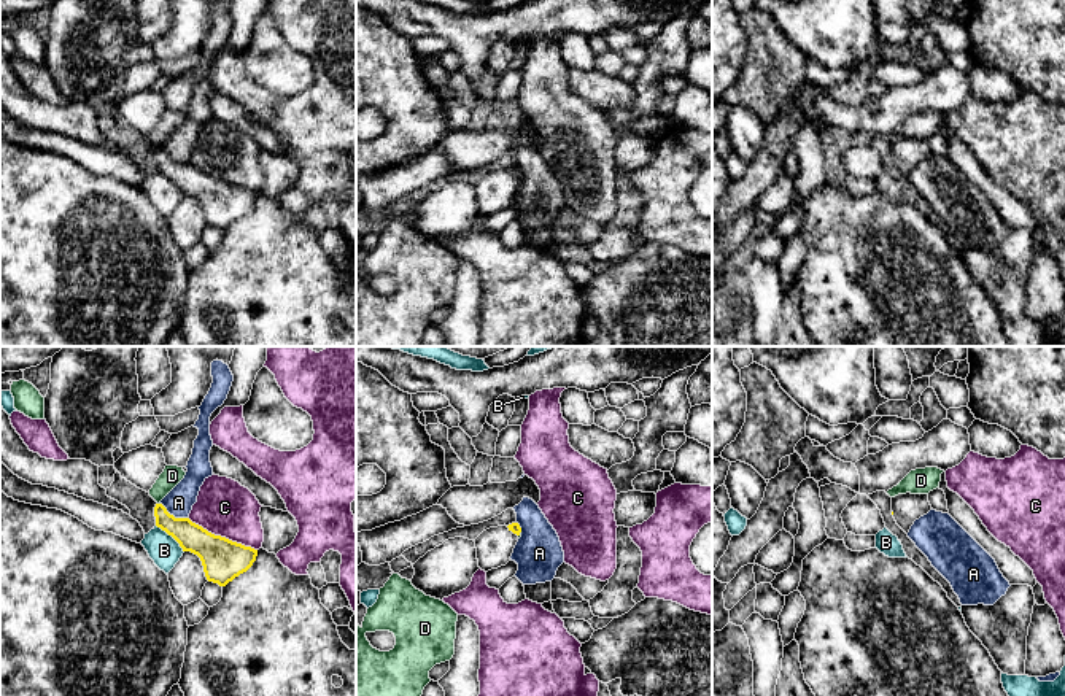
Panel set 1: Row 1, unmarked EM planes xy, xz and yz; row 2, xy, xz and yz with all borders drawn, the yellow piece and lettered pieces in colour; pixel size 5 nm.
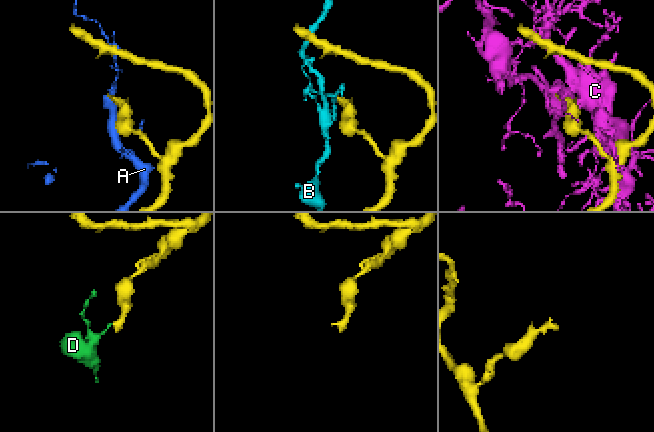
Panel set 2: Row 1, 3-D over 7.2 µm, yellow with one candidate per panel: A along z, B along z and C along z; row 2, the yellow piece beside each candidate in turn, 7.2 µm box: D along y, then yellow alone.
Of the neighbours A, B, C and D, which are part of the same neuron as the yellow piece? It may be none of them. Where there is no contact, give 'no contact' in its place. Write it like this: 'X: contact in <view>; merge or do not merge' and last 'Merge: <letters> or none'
A: contact in xy; do not merge
B: contact in xy; do not merge
C: contact in xy; do not merge
D: contact in xz; do not merge
Merge: none

